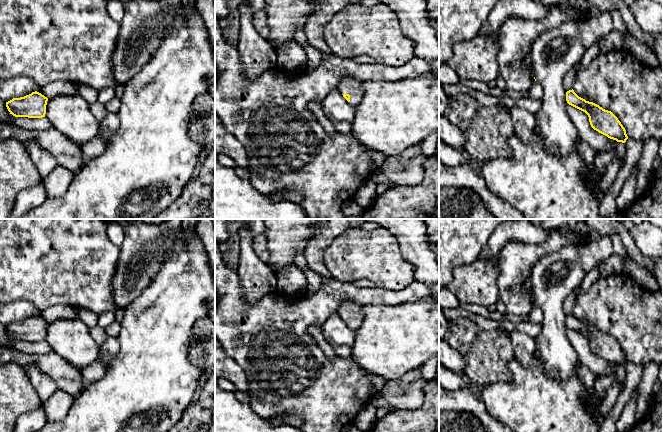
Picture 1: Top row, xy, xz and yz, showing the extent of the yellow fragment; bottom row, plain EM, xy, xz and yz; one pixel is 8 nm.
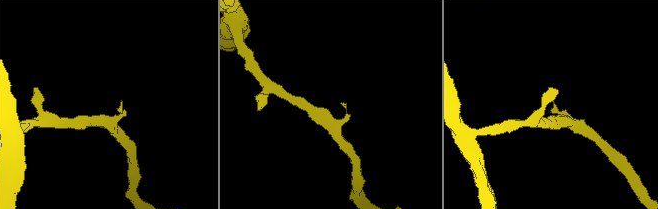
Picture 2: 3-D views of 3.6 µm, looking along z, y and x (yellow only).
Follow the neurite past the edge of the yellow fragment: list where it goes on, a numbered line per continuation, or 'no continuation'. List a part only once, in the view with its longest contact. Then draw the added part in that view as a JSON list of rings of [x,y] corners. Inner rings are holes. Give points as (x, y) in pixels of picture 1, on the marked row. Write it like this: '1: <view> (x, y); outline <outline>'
1: xz (348, 85); outline [[[345,76],[341,79],[337,90],[341,94],[349,94],[350,95],[350,104],[352,107],[356,108],[358,104],[361,102],[364,90],[362,87],[362,81],[356,78]]]

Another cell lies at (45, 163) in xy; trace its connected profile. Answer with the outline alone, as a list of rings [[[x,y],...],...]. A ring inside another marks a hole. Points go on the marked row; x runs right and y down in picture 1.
[[[30,142],[24,145],[30,159],[32,160],[43,178],[58,166],[58,162],[55,160],[55,158],[53,158],[40,145],[34,142]]]

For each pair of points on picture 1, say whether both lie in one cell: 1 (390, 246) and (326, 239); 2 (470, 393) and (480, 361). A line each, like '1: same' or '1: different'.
1: different
2: different

